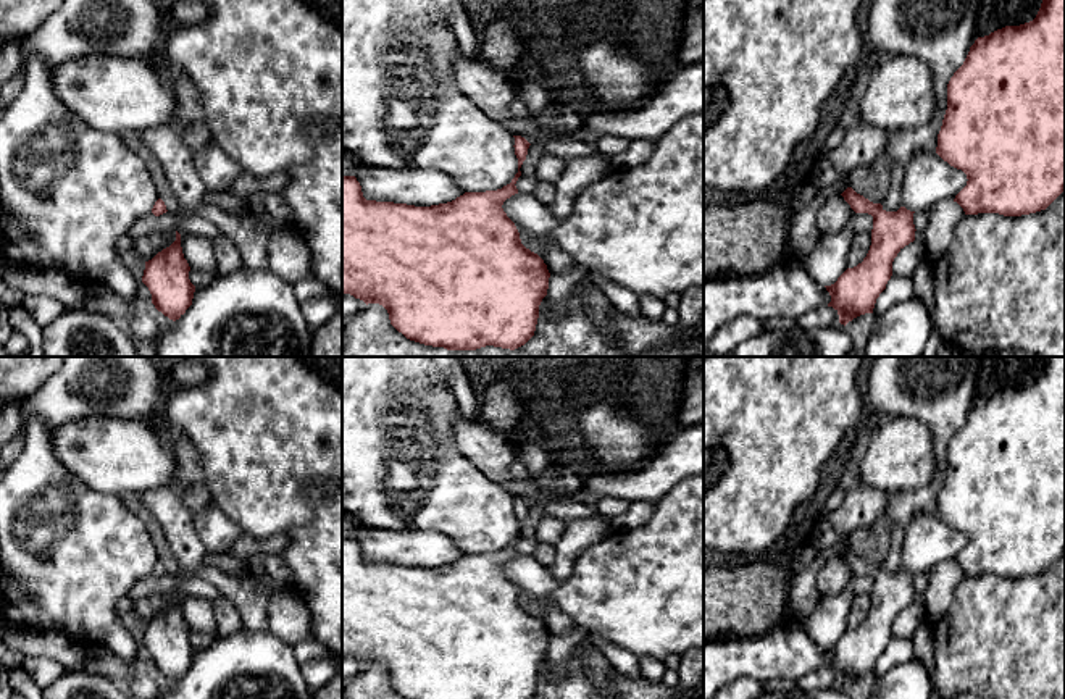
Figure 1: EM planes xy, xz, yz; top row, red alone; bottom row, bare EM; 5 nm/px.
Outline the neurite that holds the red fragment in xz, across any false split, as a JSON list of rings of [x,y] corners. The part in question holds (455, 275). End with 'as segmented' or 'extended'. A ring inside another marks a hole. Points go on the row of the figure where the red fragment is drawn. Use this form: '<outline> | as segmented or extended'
[[[521,136],[513,137],[515,155],[518,158],[518,173],[515,174],[512,182],[497,190],[465,192],[463,195],[447,203],[415,207],[407,203],[366,200],[363,197],[361,186],[357,181],[357,178],[342,176],[342,294],[350,294],[355,299],[363,300],[366,305],[368,303],[382,305],[389,313],[390,324],[399,333],[402,333],[407,339],[424,345],[444,347],[447,350],[476,350],[486,345],[515,350],[524,345],[534,336],[539,318],[539,305],[542,299],[547,295],[550,273],[544,260],[521,244],[520,232],[515,223],[507,216],[507,213],[502,208],[507,199],[518,194],[515,184],[521,176],[520,168],[526,160],[528,149],[531,145]]] | as segmented

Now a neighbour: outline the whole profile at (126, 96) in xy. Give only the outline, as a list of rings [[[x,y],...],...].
[[[90,55],[55,63],[56,97],[95,129],[121,136],[169,124],[173,76],[137,57]]]

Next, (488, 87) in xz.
[[[458,50],[453,57],[453,76],[460,90],[513,136],[521,136],[529,144],[544,144],[553,136],[553,131],[536,123],[534,115],[528,118],[512,115],[510,103],[515,97],[516,84],[500,69],[484,61],[470,60]]]

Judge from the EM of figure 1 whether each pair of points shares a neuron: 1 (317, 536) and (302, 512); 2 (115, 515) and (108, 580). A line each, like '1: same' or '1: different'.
1: different
2: same

